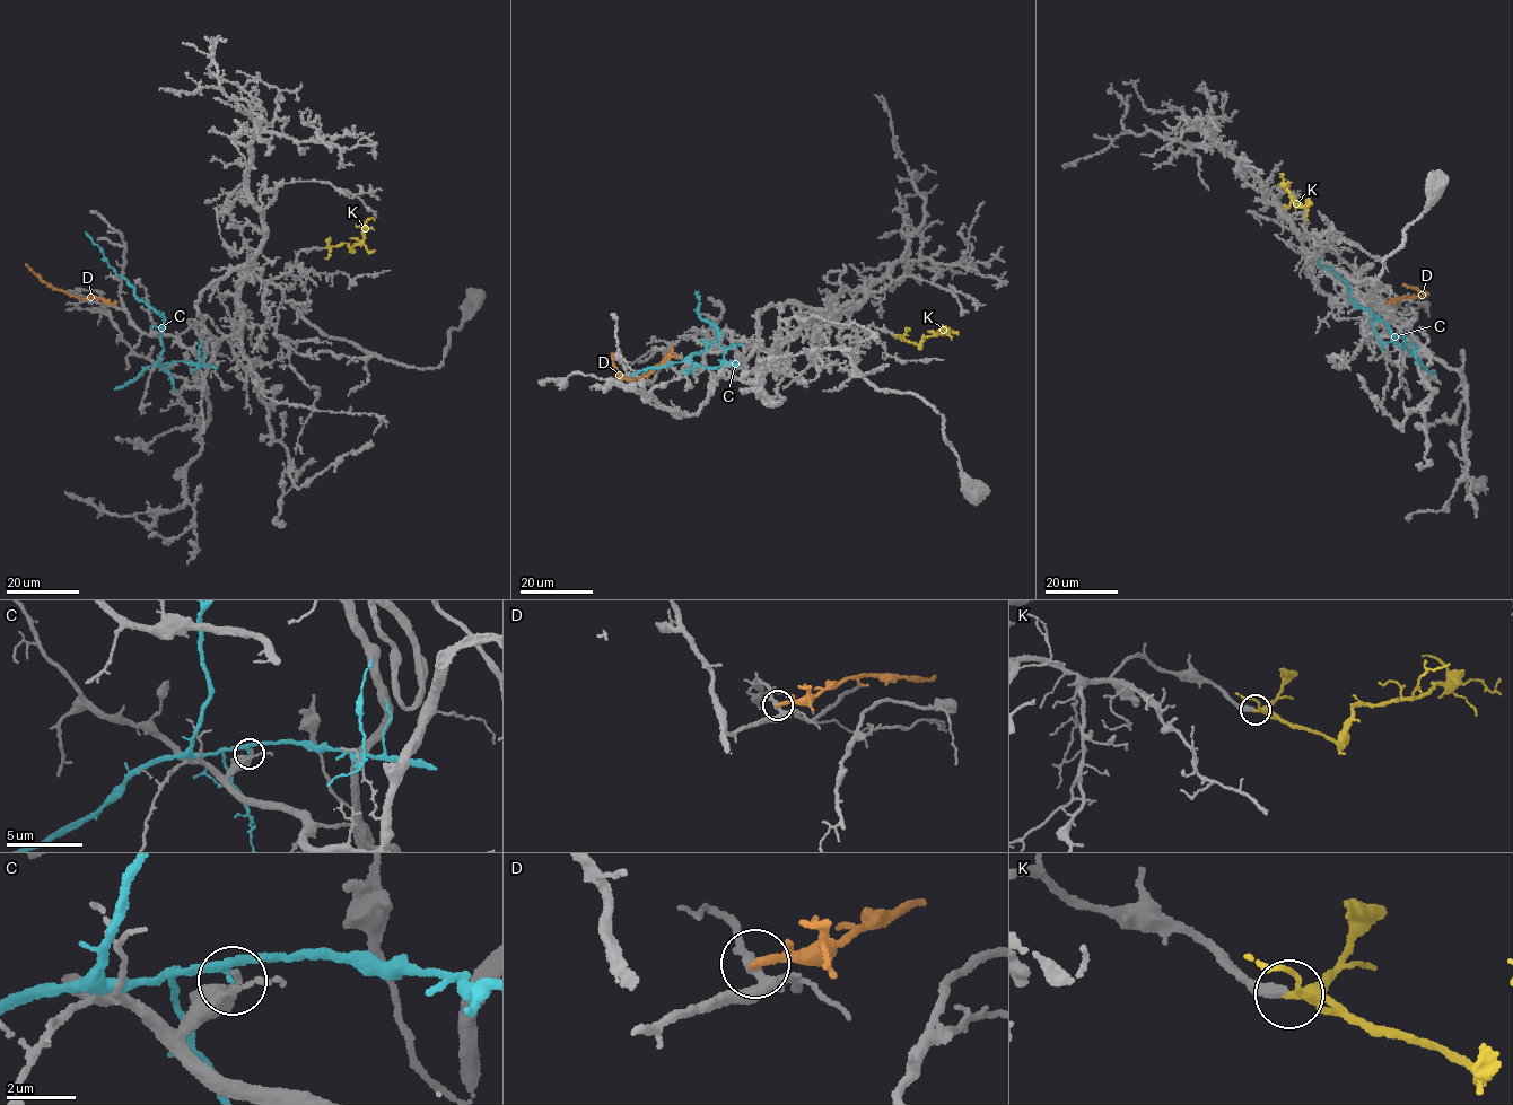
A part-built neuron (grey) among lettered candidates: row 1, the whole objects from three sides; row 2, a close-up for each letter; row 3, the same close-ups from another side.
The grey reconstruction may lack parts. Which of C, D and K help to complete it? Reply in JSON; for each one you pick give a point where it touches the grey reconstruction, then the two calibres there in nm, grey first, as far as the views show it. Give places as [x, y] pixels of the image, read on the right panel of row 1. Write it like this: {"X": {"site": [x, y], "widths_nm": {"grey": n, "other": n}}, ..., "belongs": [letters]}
{"K": {"site": [1306, 210], "widths_nm": {"grey": 320, "other": 240}}, "belongs": ["K"]}

